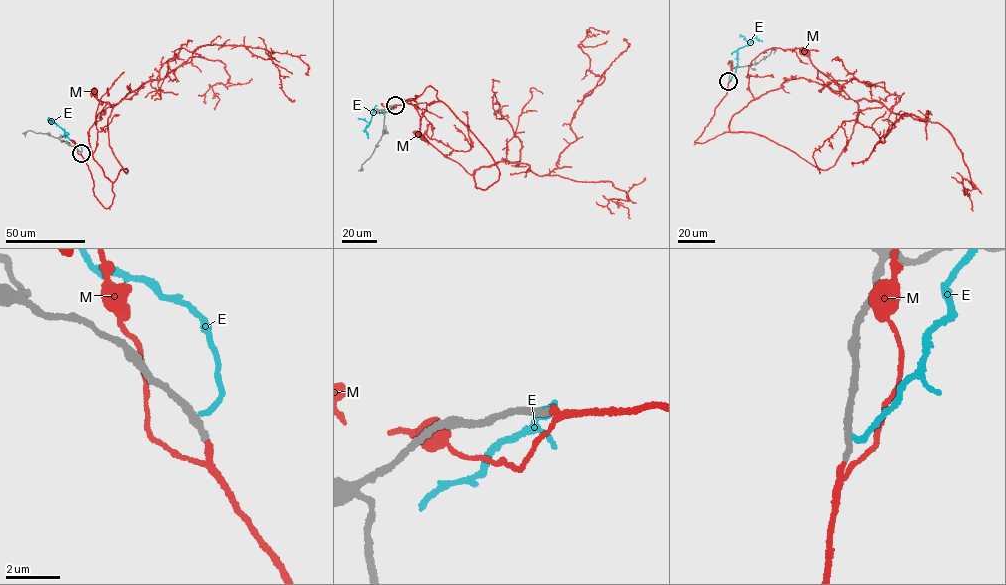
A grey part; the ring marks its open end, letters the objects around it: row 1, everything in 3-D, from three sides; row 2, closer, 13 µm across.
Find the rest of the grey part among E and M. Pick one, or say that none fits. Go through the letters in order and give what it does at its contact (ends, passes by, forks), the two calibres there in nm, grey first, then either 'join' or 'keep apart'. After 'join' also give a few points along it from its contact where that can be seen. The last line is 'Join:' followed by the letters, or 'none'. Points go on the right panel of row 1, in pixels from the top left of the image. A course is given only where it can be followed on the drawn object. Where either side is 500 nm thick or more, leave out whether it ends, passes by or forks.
E: it ends; calibres 360 and 200 nm; keep apart
M: it passes by; calibres 240 and 170 nm; join; course (729, 81), (695, 143), (728, 132), (754, 132), (829, 169), (850, 139), (858, 105), (804, 50)
Join: M

